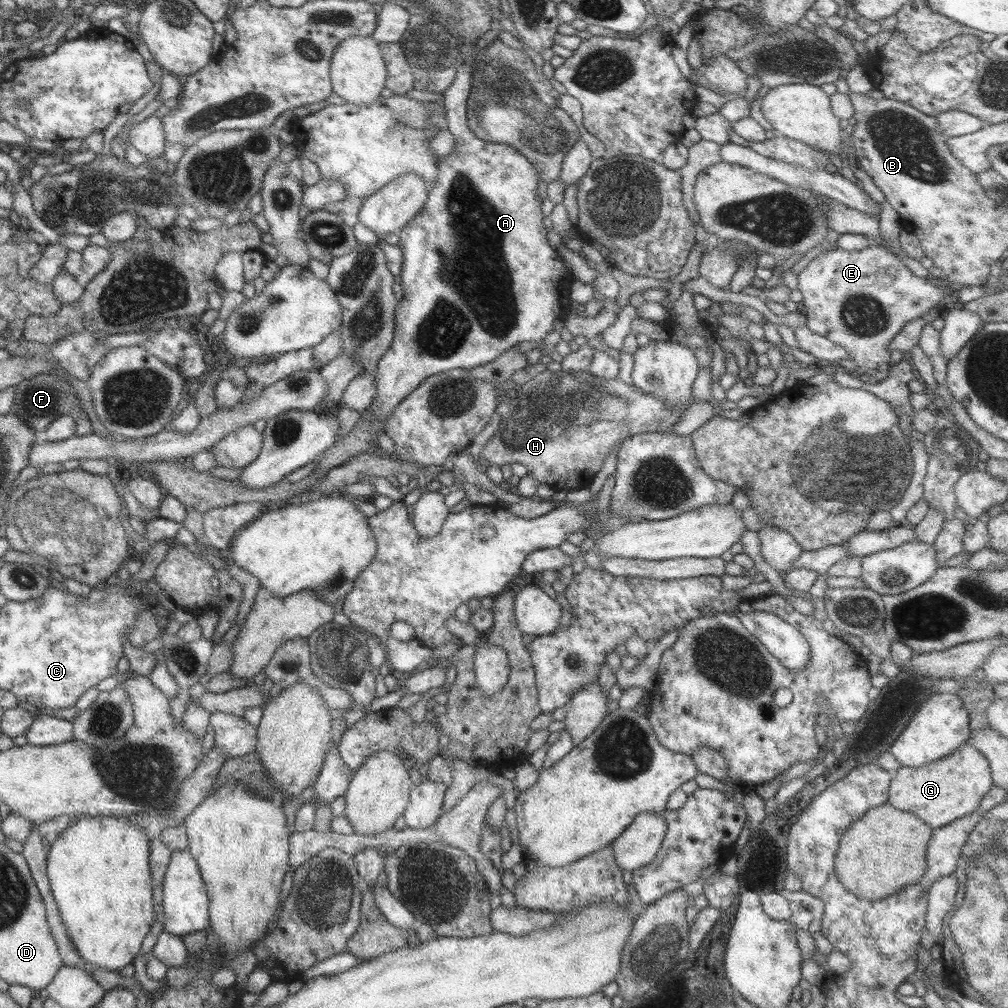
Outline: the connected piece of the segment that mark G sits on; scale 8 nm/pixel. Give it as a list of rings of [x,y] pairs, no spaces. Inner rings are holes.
[[[965,741],[953,753],[923,766],[900,766],[890,778],[886,803],[897,810],[917,815],[933,830],[979,808],[981,797],[993,785],[988,770],[985,757]]]

